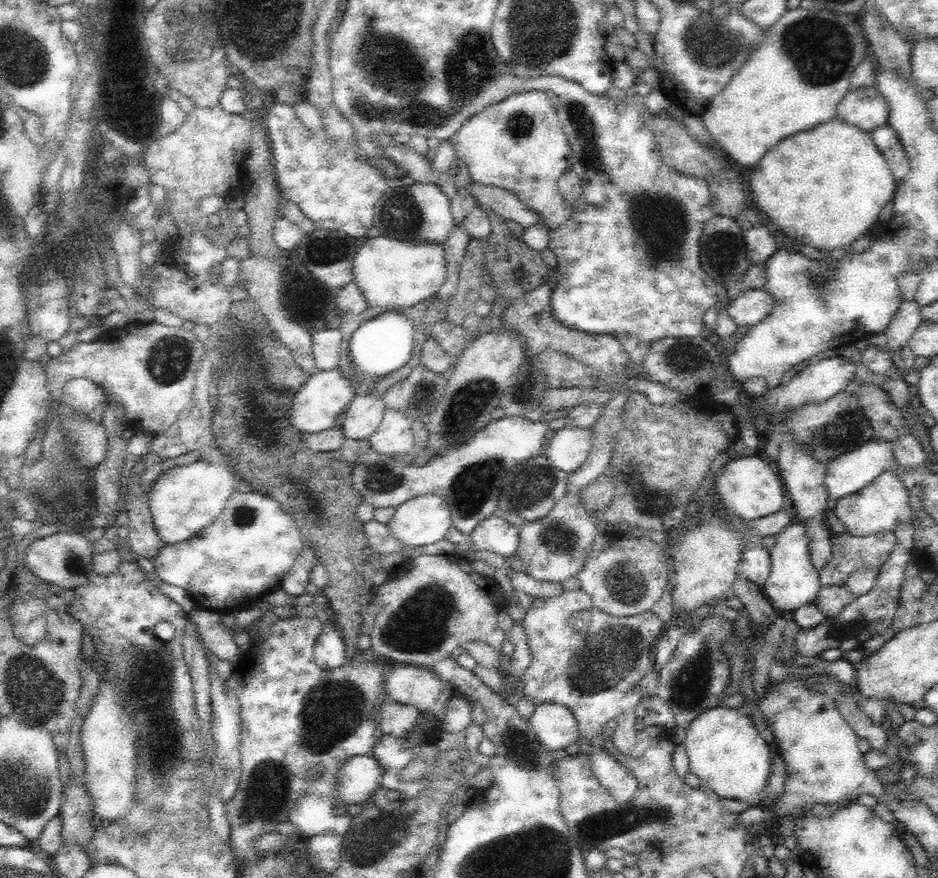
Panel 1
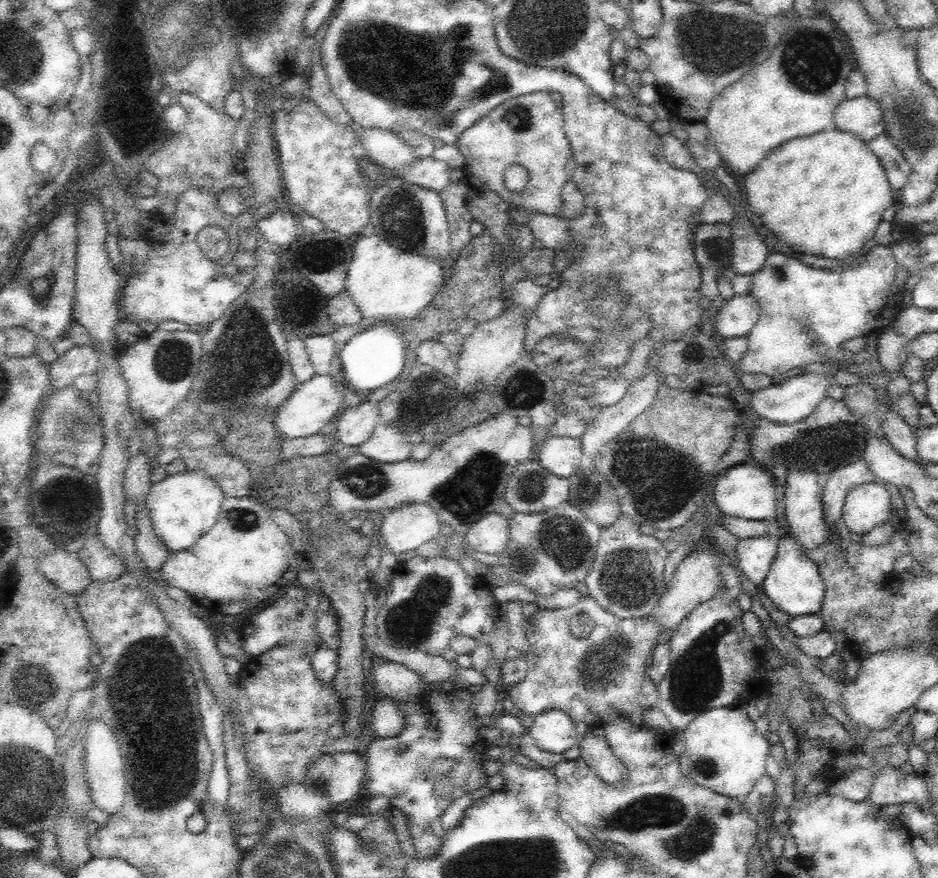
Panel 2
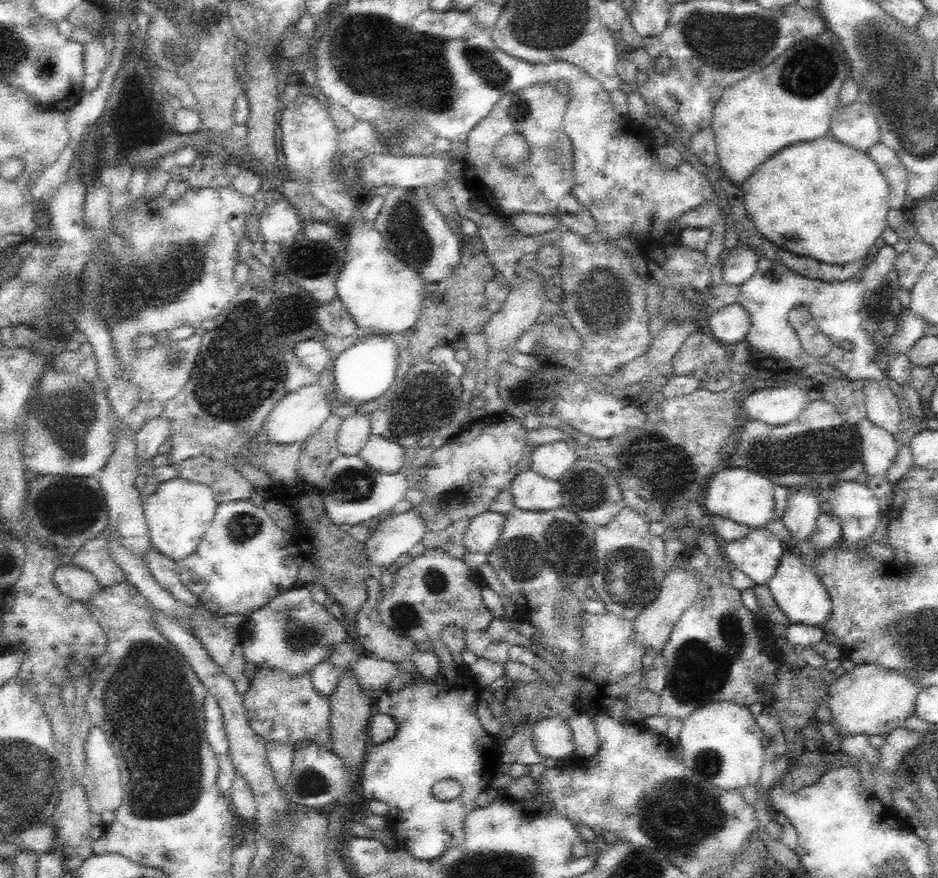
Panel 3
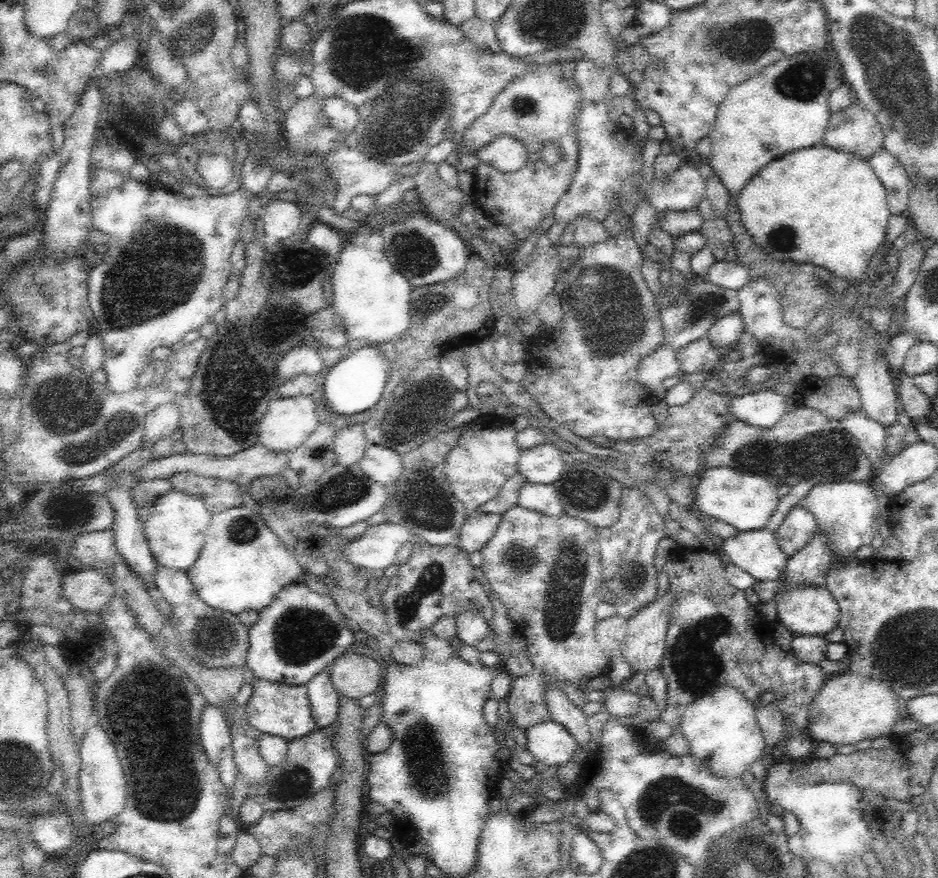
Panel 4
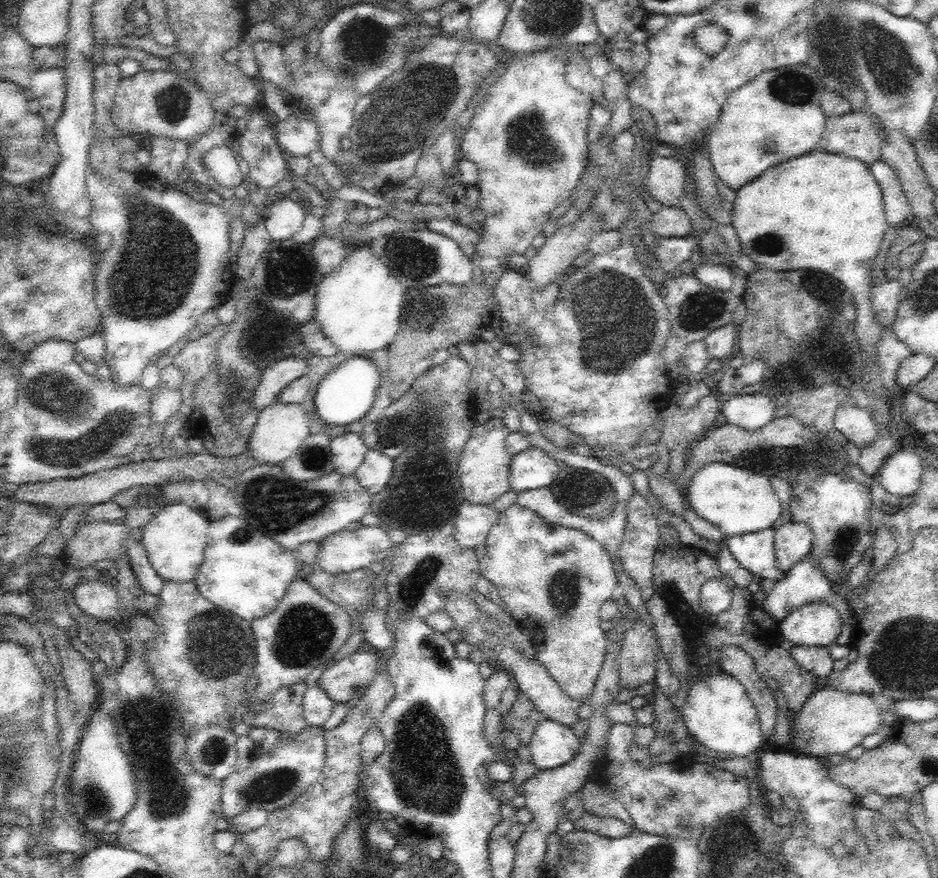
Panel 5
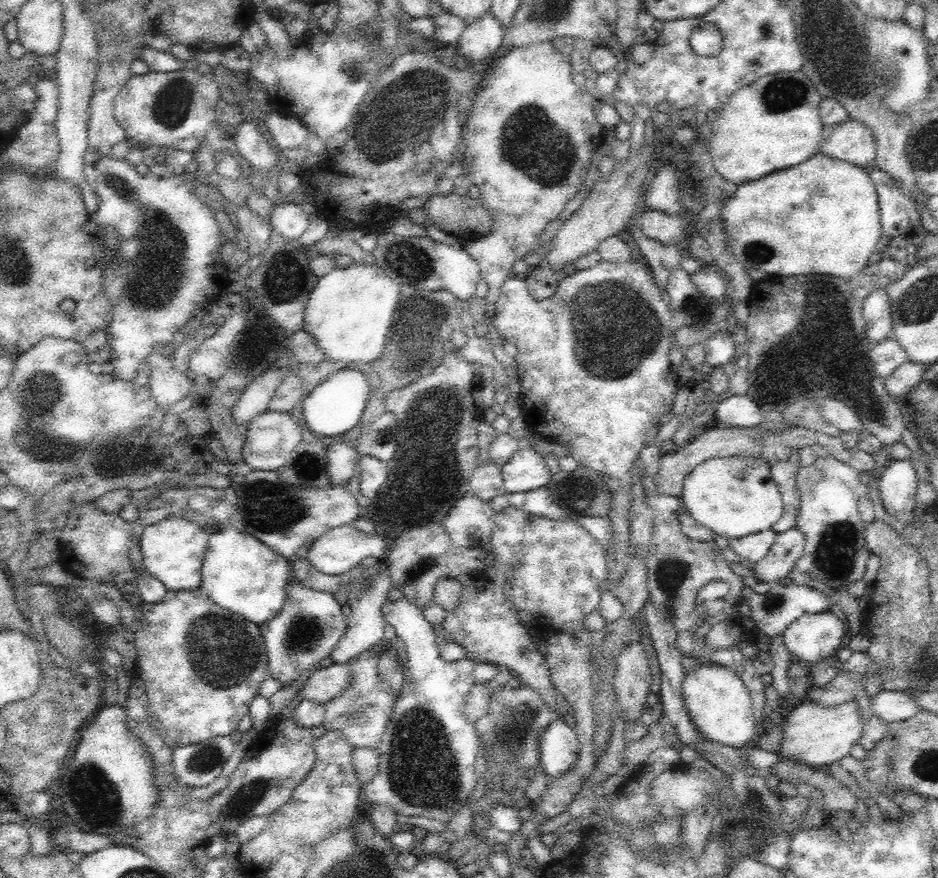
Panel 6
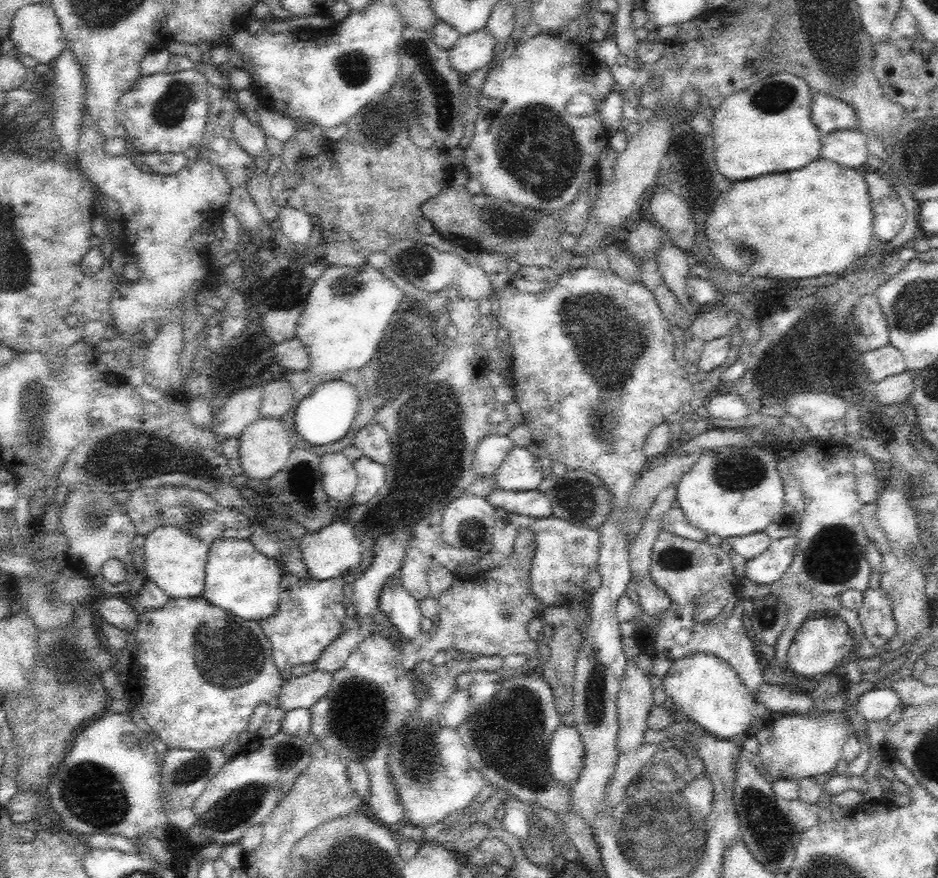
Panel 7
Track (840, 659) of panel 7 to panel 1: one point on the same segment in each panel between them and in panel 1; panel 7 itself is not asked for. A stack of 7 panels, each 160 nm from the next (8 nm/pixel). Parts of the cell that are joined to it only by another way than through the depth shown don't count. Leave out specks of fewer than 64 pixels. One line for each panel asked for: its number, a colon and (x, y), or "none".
1: (793, 581)
2: (793, 583)
3: (797, 590)
4: (806, 611)
5: (817, 624)
6: (814, 636)

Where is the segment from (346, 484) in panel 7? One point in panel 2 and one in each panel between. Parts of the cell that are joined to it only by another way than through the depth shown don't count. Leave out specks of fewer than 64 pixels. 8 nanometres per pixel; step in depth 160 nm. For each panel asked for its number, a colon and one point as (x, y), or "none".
2: (355, 425)
3: (354, 432)
4: (349, 444)
5: (348, 451)
6: (341, 461)

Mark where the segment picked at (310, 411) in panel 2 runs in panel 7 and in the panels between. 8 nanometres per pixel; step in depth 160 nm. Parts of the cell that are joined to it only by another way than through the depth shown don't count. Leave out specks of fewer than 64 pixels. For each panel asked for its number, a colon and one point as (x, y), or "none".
3: (298, 415)
4: (288, 422)
5: (280, 429)
6: (271, 437)
7: (265, 445)

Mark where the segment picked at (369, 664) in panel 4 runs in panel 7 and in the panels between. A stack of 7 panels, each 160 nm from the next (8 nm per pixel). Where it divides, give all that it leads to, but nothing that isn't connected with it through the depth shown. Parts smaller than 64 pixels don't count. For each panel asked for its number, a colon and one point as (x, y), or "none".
5: (346, 680)
6: (323, 684)
7: (298, 692)

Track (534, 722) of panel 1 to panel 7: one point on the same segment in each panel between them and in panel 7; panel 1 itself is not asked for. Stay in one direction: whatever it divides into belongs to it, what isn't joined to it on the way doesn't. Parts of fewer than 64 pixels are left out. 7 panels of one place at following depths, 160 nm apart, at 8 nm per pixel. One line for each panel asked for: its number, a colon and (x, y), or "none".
2: (554, 731)
3: (553, 738)
4: (550, 743)
5: (553, 744)
6: (559, 748)
7: (566, 755)

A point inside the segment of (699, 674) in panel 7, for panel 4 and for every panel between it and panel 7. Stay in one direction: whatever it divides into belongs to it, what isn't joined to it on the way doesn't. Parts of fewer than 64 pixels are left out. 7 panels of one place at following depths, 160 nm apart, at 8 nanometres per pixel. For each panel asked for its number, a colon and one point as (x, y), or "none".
4: (721, 728)
5: (718, 713)
6: (717, 700)

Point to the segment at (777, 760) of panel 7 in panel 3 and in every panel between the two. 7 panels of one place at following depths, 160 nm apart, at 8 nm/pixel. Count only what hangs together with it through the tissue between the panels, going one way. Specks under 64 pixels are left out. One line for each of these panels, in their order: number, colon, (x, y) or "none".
3: (871, 700)
4: (849, 708)
5: (831, 721)
6: (814, 734)

